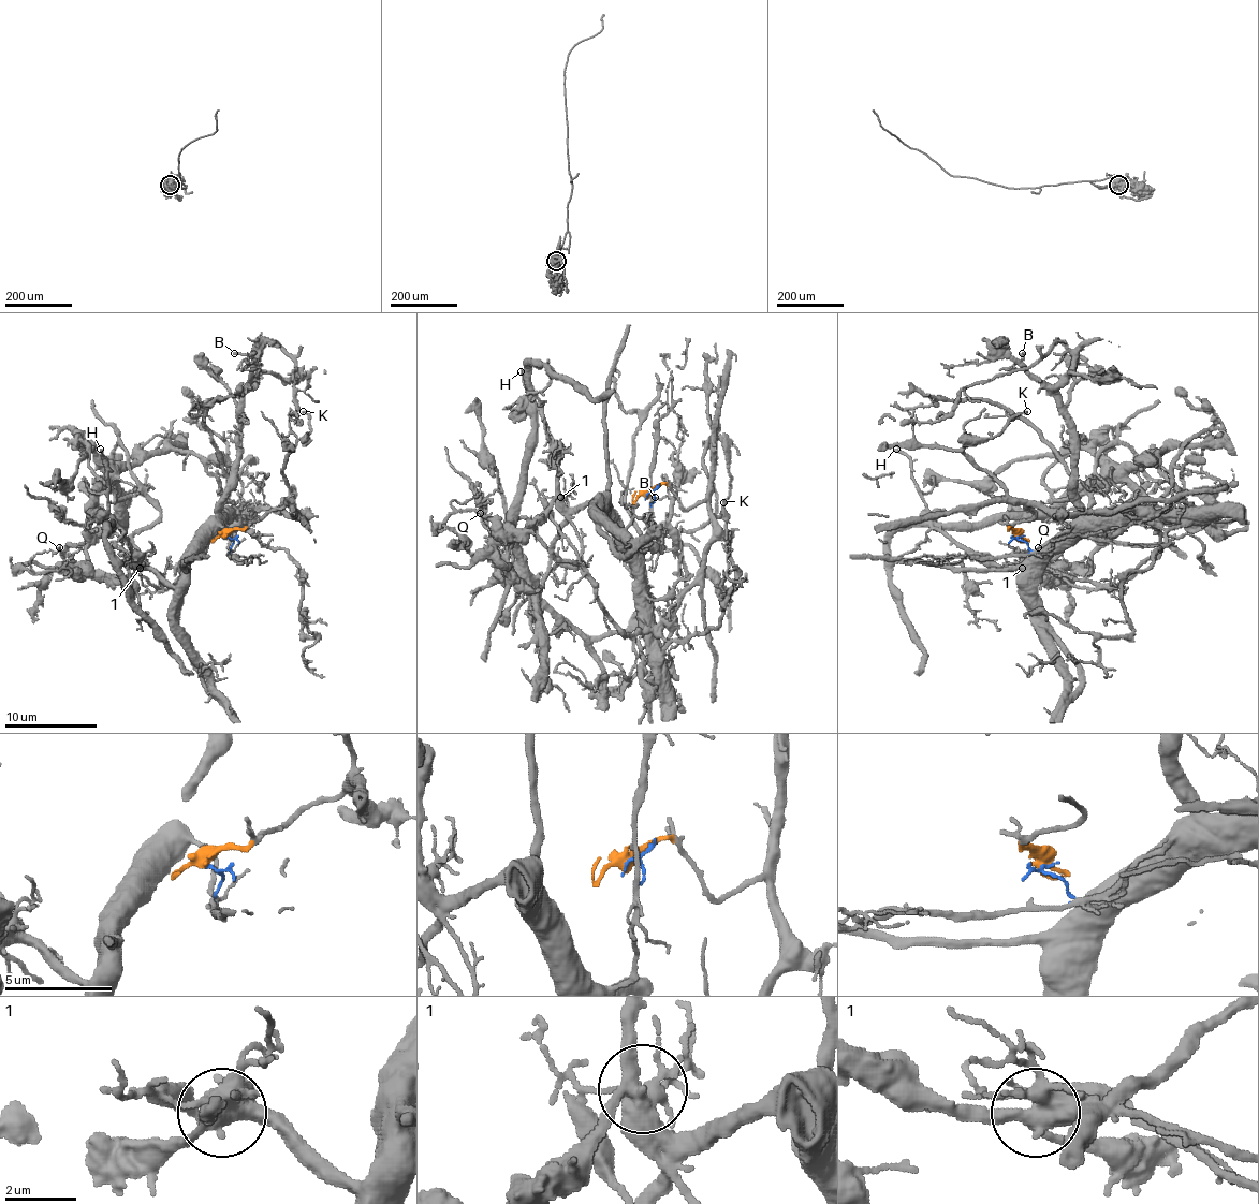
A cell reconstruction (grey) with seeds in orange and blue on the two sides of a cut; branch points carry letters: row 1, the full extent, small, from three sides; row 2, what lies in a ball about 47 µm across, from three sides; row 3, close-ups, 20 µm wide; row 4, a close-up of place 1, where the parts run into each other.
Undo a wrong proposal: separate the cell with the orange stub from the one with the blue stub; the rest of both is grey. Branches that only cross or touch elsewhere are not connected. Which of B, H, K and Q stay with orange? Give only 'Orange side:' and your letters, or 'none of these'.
Orange side: K

